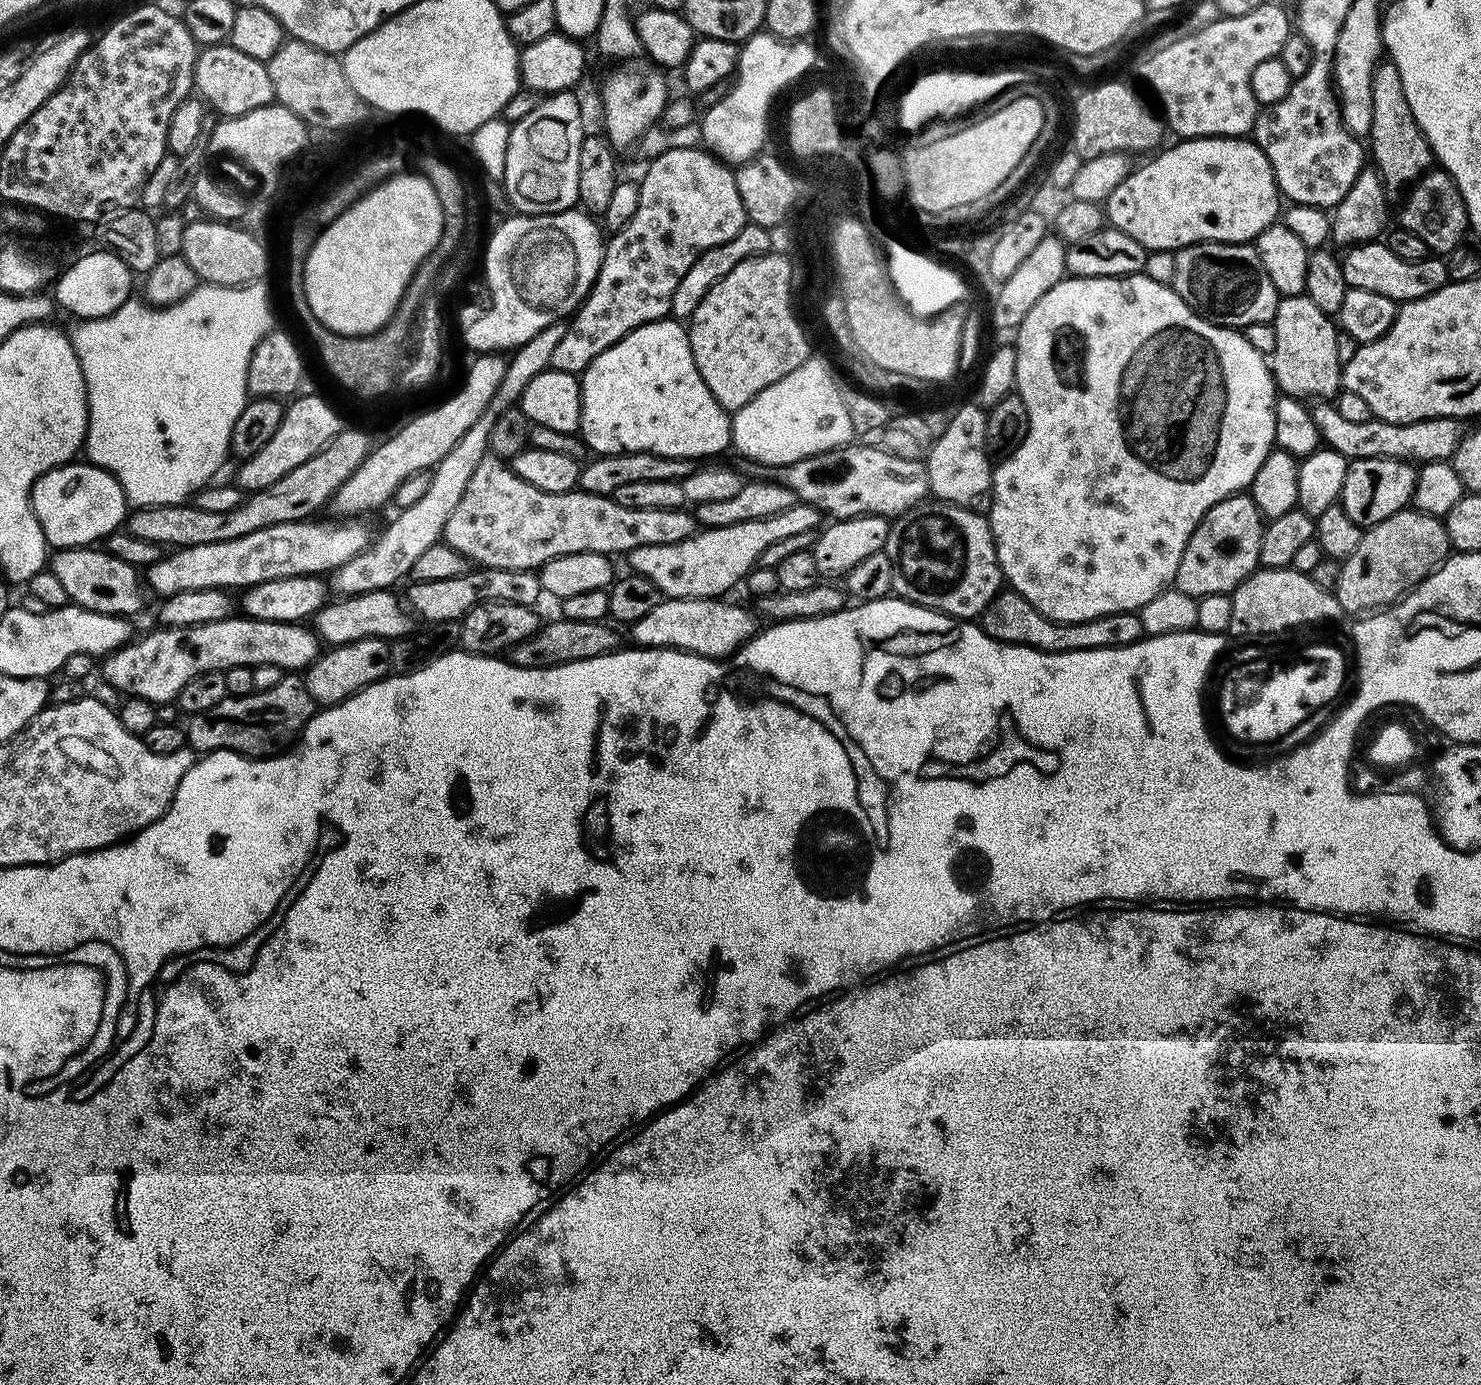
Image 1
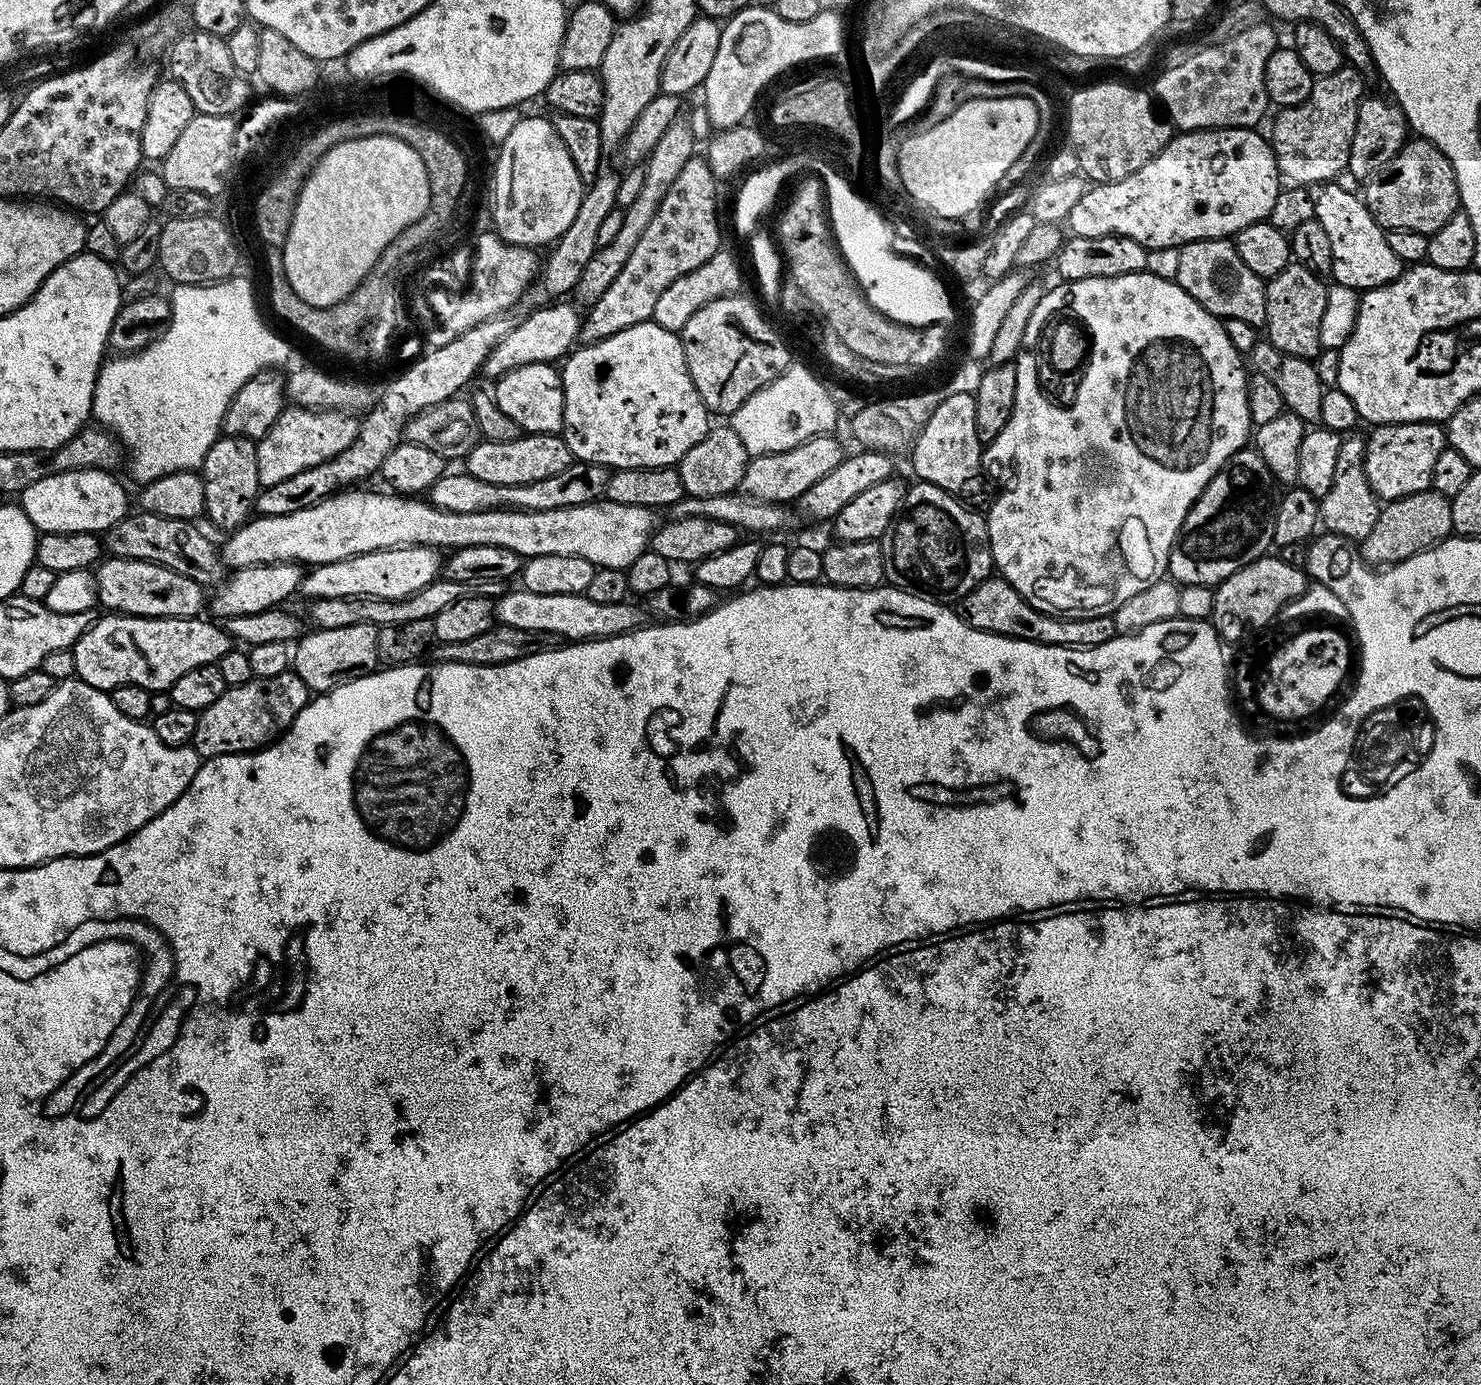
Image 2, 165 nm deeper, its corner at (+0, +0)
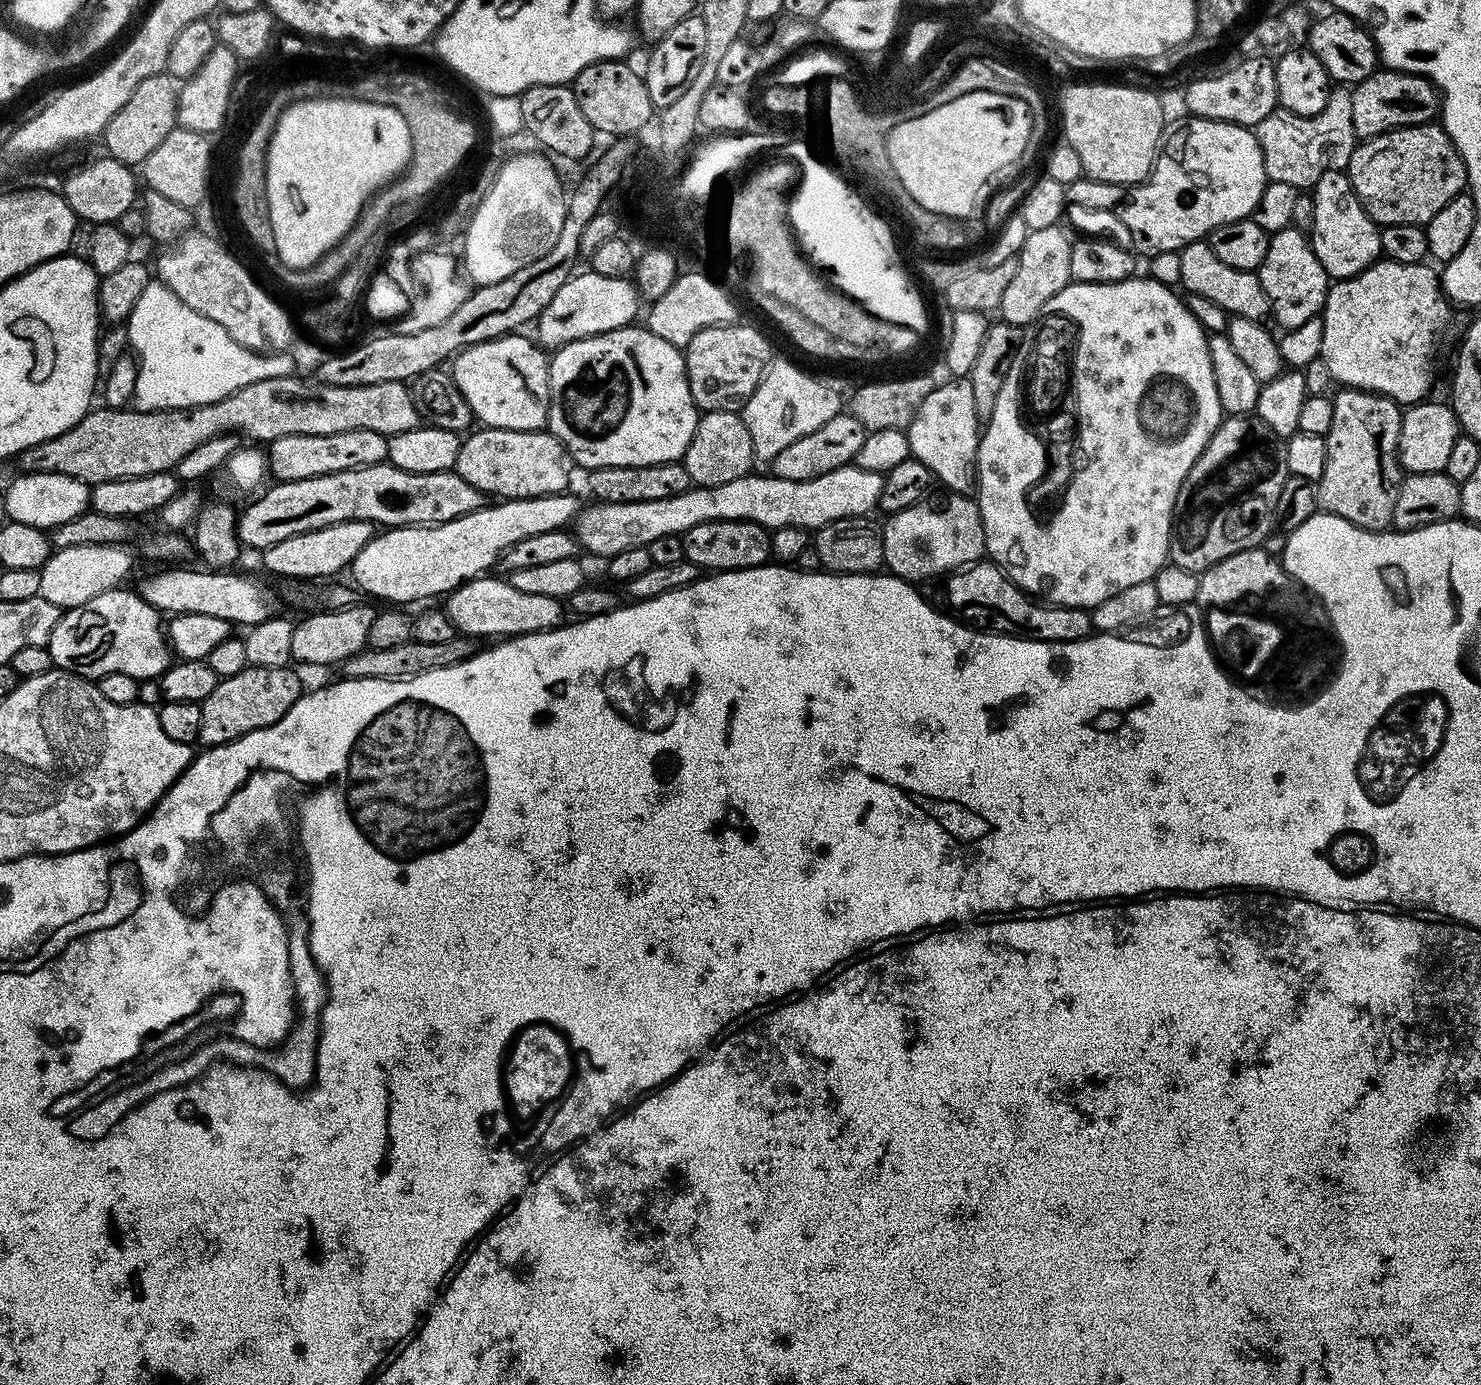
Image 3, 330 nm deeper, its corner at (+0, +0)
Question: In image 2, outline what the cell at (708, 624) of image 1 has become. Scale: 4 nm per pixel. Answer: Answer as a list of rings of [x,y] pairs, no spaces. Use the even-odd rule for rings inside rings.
[[[523,590],[505,591],[494,604],[494,616],[499,623],[506,626],[518,626],[518,630],[549,632],[568,642],[581,640],[605,640],[611,636],[621,636],[643,628],[646,624],[646,612],[636,602],[599,603],[590,602],[590,598],[574,594],[534,594]]]

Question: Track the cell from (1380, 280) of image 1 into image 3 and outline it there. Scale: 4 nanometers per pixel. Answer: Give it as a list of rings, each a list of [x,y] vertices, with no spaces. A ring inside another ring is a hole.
[[[1347,171],[1322,174],[1322,178],[1318,178],[1318,182],[1311,189],[1310,195],[1314,202],[1310,229],[1312,249],[1329,278],[1338,281],[1360,276],[1362,270],[1381,259],[1380,228],[1360,205],[1352,183],[1348,181]]]

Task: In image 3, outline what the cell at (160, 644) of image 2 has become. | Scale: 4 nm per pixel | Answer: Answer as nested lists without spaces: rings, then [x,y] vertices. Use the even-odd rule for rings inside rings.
[[[124,586],[111,588],[98,594],[98,598],[90,598],[90,602],[86,602],[81,608],[69,608],[61,615],[46,645],[52,663],[59,671],[75,672],[77,676],[85,678],[99,678],[106,674],[130,674],[130,678],[142,681],[159,678],[168,665],[173,663],[174,656],[166,639],[161,613],[143,600],[139,591],[127,592],[126,589]]]

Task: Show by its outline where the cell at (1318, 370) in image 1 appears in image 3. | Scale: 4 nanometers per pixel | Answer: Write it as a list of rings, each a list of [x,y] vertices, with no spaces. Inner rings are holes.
[[[1293,226],[1269,235],[1266,258],[1262,258],[1258,275],[1262,290],[1266,290],[1271,319],[1276,319],[1281,329],[1303,326],[1305,322],[1310,322],[1310,318],[1323,313],[1330,278],[1314,254],[1311,239],[1301,229]]]

